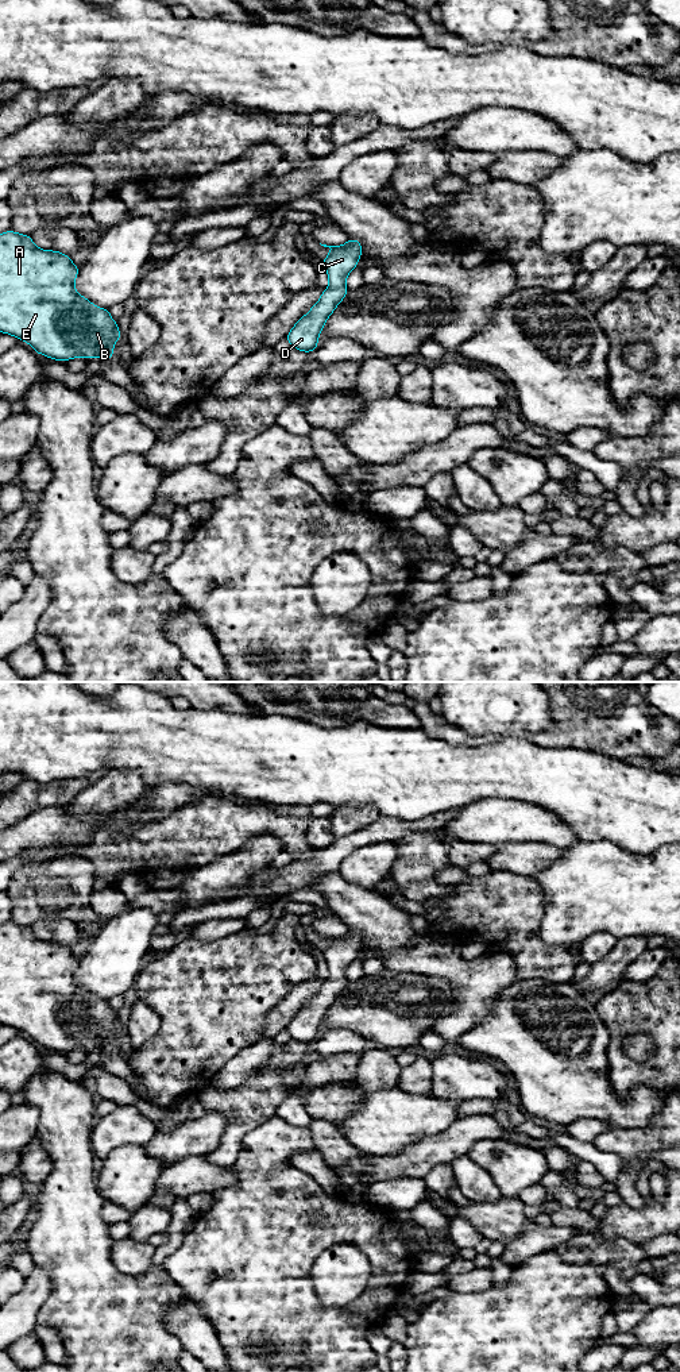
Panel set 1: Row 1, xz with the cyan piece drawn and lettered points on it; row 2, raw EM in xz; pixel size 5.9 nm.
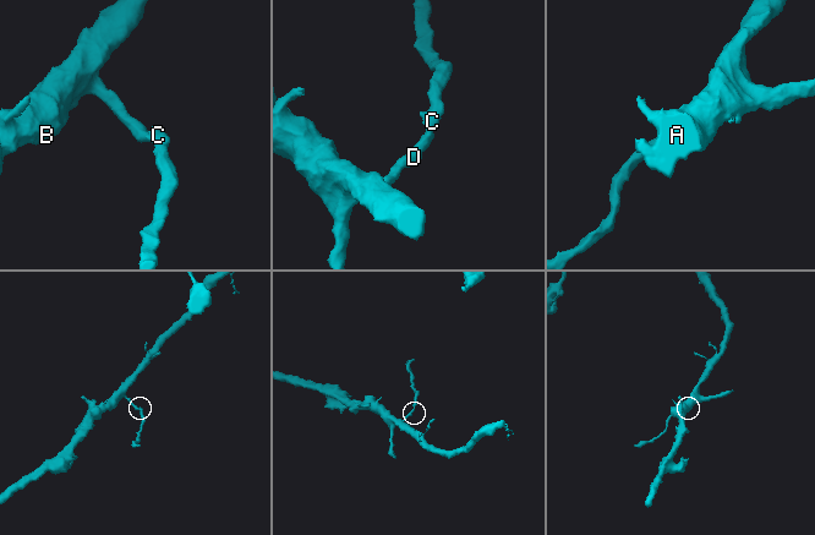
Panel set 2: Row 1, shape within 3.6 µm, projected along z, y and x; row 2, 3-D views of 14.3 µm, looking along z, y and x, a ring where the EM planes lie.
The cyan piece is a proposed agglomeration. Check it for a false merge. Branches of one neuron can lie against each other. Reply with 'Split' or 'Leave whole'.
Leave whole

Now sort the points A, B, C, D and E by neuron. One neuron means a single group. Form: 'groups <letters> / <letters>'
groups A B C D E

